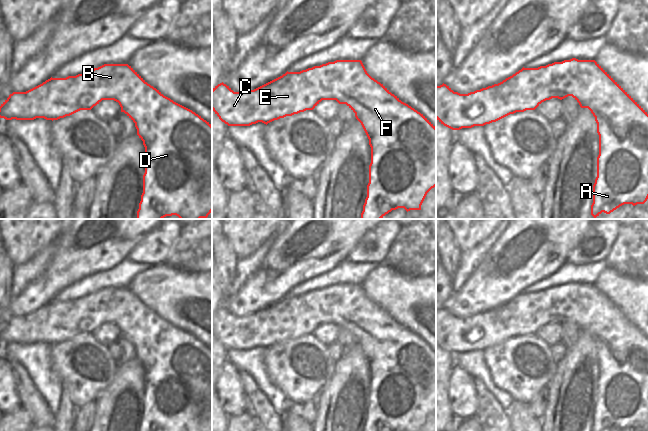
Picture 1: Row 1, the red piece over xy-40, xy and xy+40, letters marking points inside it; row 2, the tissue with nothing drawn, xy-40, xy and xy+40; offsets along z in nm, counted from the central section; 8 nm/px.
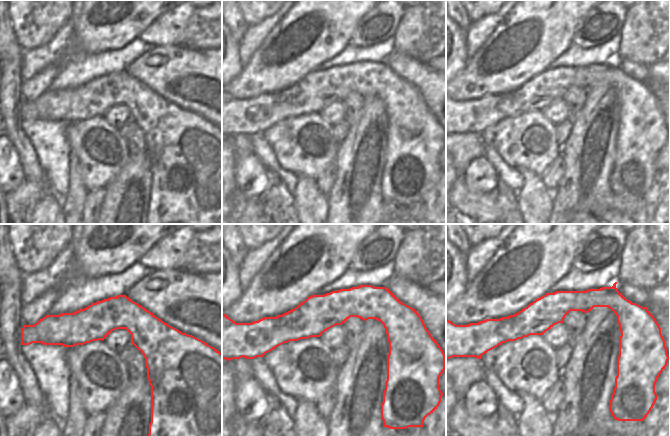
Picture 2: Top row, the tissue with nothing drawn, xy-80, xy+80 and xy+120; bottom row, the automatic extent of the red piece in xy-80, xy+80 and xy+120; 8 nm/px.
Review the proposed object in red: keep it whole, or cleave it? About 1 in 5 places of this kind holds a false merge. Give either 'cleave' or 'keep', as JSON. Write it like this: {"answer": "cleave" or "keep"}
{"answer": "keep"}

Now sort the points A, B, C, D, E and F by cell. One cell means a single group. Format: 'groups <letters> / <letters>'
groups A B C D E F

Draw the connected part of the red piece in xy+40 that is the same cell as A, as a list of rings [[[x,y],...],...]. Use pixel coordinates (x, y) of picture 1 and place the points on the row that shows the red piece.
[[[572,58],[538,68],[523,67],[498,84],[468,94],[454,92],[443,83],[436,86],[436,119],[452,130],[484,126],[516,112],[535,110],[546,100],[562,100],[568,96],[572,96],[581,108],[588,108],[597,123],[599,155],[591,215],[596,218],[602,212],[610,214],[624,204],[644,204],[648,199],[648,114],[595,60]]]

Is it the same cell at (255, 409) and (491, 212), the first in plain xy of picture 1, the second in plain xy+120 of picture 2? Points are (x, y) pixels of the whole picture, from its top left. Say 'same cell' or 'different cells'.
different cells

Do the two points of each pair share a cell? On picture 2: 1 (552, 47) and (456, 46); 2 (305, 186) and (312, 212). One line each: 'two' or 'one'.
1: two
2: one

